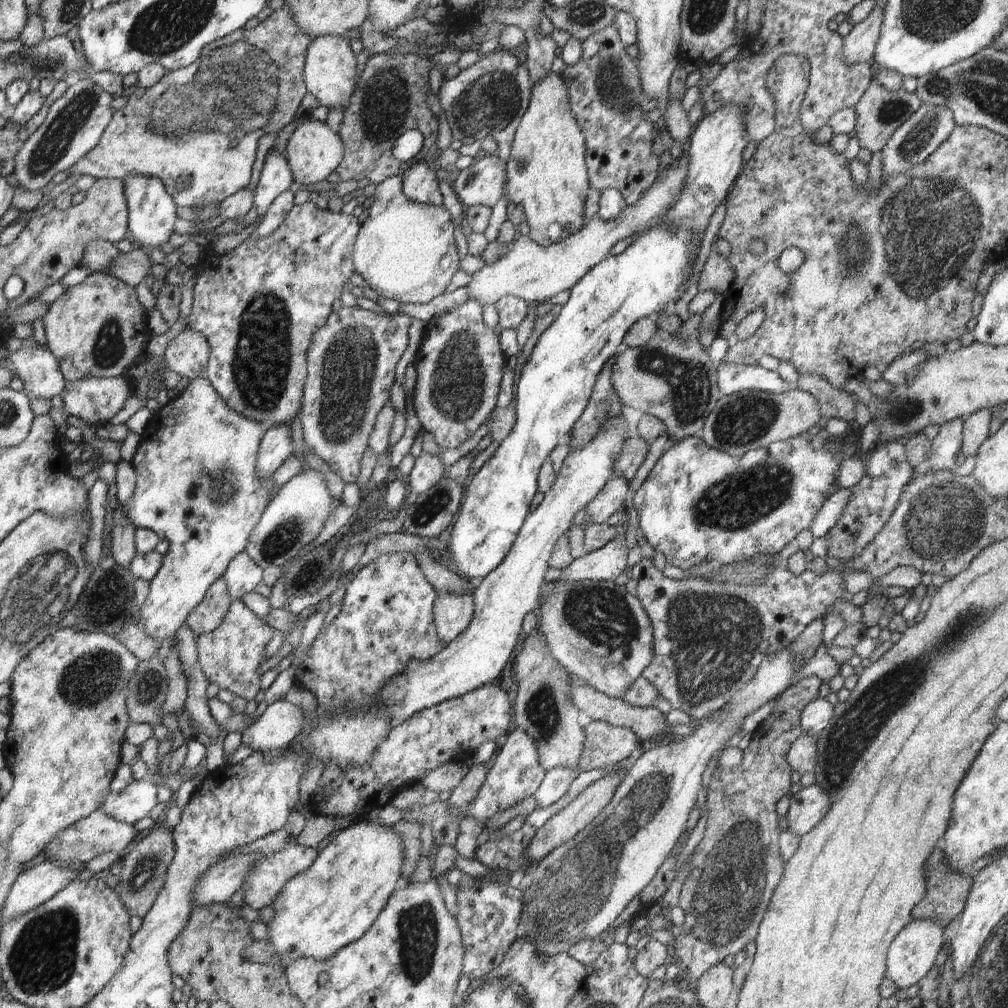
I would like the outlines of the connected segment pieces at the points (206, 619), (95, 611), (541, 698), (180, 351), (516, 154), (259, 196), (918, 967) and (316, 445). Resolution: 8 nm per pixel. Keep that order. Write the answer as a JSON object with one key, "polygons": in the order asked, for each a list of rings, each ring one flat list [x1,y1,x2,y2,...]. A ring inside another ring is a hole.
{"polygons":[[[224,577,218,578,206,592,204,600,192,609,188,615,188,628,196,634,196,636,214,632,216,628,222,624,229,606,232,604,227,582]],[[107,530,103,532,102,544,104,552,98,560,98,566,92,572,77,602,68,612,68,616,62,618,62,624,59,624,59,628,74,627,76,630,82,630,82,632,103,632,112,638,116,638,116,634,120,632,120,628,124,626,126,620,140,622,141,607,134,600,135,578,133,574,129,569,116,564,116,560,110,553,109,544,111,544,111,539]],[[540,634,529,636,516,656,518,692,514,704,514,720,536,740,538,760,545,771,558,766,578,767,583,751,585,728,578,722,580,710,570,700,571,675,550,654,546,640]],[[188,326,169,341,162,360,162,368,170,368,180,376,195,379,204,376,210,357,208,341]],[[548,72,540,82,532,86,530,102,512,142,510,158,506,163,504,194,508,203,519,205,530,227,530,238,540,246,550,246,560,242,584,226,584,204,590,186,586,166,586,143,584,134,577,124,570,108,568,88,560,73]],[[284,153,268,154,254,193,253,208,258,212,258,217,263,217,276,197,290,190,294,181]],[[912,920,892,941,887,954,887,977,894,982,896,988,908,988,918,984,928,972,944,943,943,927,936,920]],[[358,305,352,307,343,306,338,311,331,312,328,320,326,320,326,322,314,333,314,336,312,336,310,346,307,350,307,375,303,388,302,416,300,416,303,442,305,442,304,446,310,448,312,454,316,454,316,456,318,456,320,460,324,460,326,464,337,464,337,474,346,484,356,483,360,476,361,460,367,453,369,453,367,448,368,441,374,430,378,412,380,412,381,408,384,408,384,404,388,402,389,390,392,383,395,381,394,370,396,370,396,364,398,364,402,354,404,354,406,348,408,348,408,326,410,326,411,321,412,317,400,310,394,314,385,311,379,312,378,314,371,310,362,309],[390,326,394,326,394,332,388,332]]]}

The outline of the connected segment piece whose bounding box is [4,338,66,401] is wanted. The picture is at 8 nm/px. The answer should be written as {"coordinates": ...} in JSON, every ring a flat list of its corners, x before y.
{"coordinates":[[24,338,21,341,20,348,14,354,4,354,16,368,18,378,24,384,24,394,28,396,31,401,33,398,38,400,51,400,54,396,60,395,66,386,66,380,62,376,59,364,57,363,54,354,48,350,47,344,38,344,34,338]]}

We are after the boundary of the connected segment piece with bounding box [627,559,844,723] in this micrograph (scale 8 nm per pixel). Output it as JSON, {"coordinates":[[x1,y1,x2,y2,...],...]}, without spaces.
{"coordinates":[[652,559,640,560,627,574,638,582,636,596,653,628,652,662,641,676,695,723,718,714,756,676,763,658,788,648,844,592,838,570,820,574,806,570,795,576,781,564,764,580,742,586,691,577,670,579,654,567]]}

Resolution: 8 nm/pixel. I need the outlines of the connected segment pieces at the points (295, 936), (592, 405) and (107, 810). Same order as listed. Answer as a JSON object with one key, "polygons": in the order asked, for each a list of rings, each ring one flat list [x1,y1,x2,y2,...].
{"polygons":[[[367,819,366,822,353,823,329,840,325,847,319,849,314,864,292,876,292,880,284,884,282,892,272,902,274,918,267,924,267,942,276,948,276,956,282,960,280,967,285,967,285,964,296,958,326,960,340,948,364,936,397,889,397,882,402,876,402,864,402,840,400,834,392,830,392,826]],[[614,356,608,358,598,374,594,390,592,391,588,406,572,427,568,437,570,452,580,450,586,444,592,442,592,438,608,424,608,420,623,416,622,402,616,390,612,388,610,376,612,376,612,366,614,366]],[[144,778,132,781,122,792,110,792,99,809,114,820,134,825,155,810,158,804,156,787]]]}

